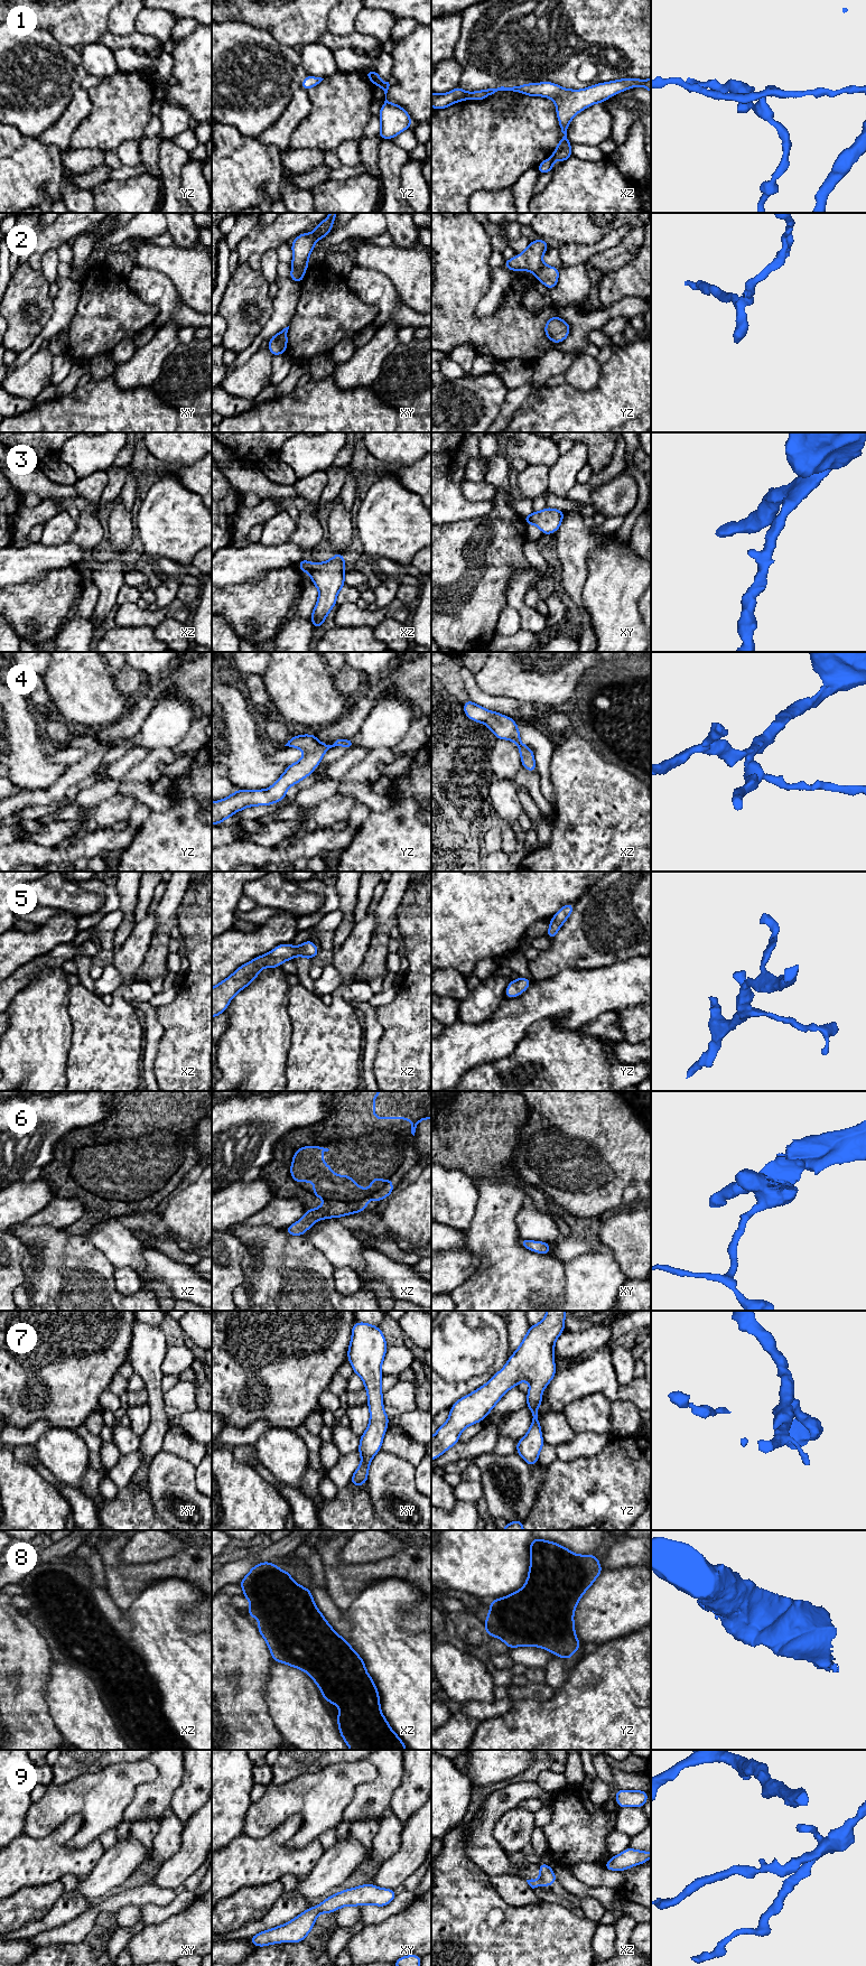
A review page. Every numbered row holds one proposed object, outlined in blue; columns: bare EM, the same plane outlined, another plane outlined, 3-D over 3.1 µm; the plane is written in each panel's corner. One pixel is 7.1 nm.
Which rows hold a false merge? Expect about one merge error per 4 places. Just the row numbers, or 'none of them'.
1, 2

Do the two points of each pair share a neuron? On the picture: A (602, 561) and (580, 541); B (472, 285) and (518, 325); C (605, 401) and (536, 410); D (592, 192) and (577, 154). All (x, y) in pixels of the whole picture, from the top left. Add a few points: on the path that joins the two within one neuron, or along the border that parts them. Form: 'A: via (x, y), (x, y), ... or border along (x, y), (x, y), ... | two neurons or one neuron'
A: border along (605, 534), (588, 556), (588, 574), (586, 577) | two neurons
B: via (469, 305), (469, 316), (478, 325), (497, 325) | one neuron
C: via (588, 410), (552, 410) | one neuron
D: border along (605, 157), (598, 160), (571, 159) | two neurons

